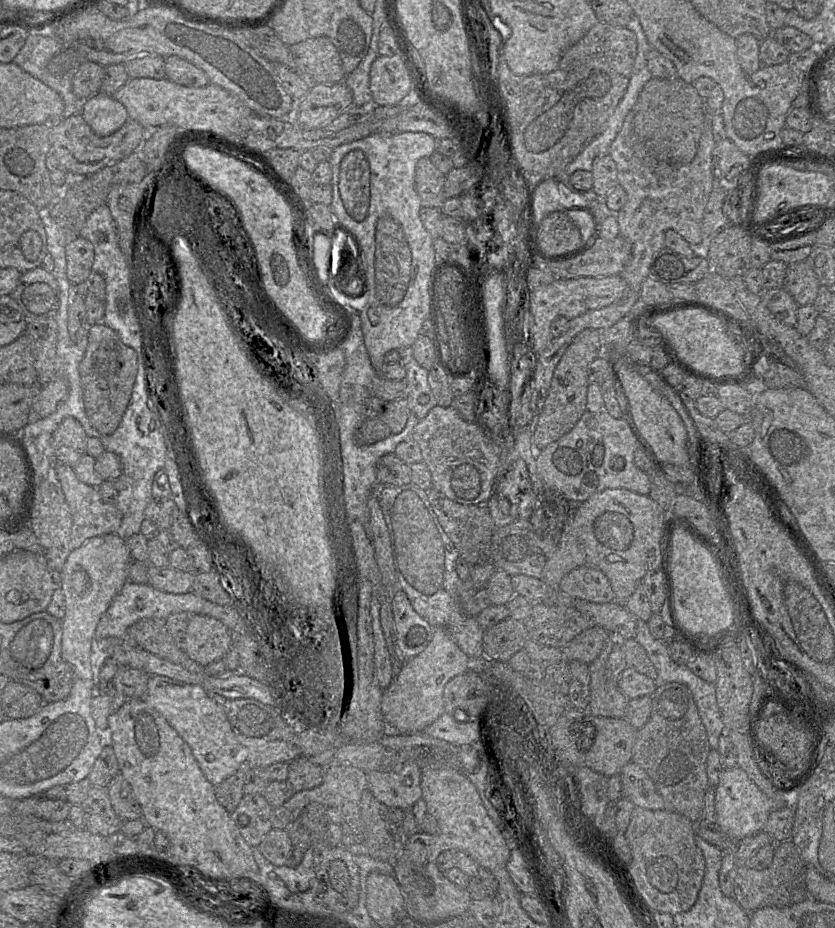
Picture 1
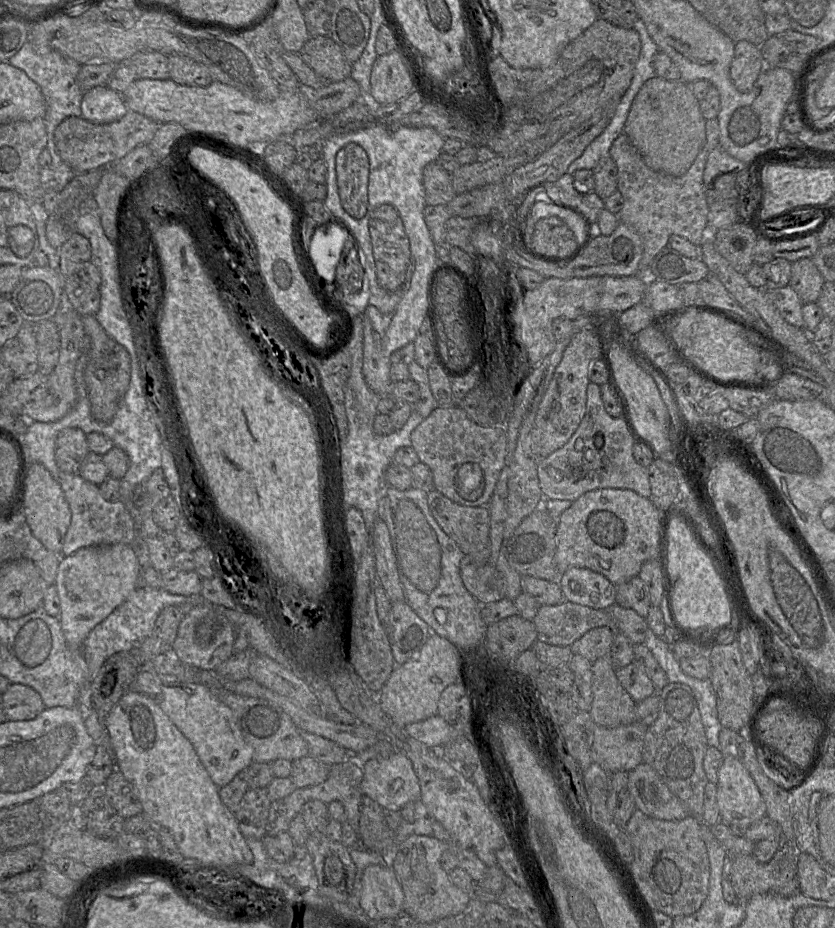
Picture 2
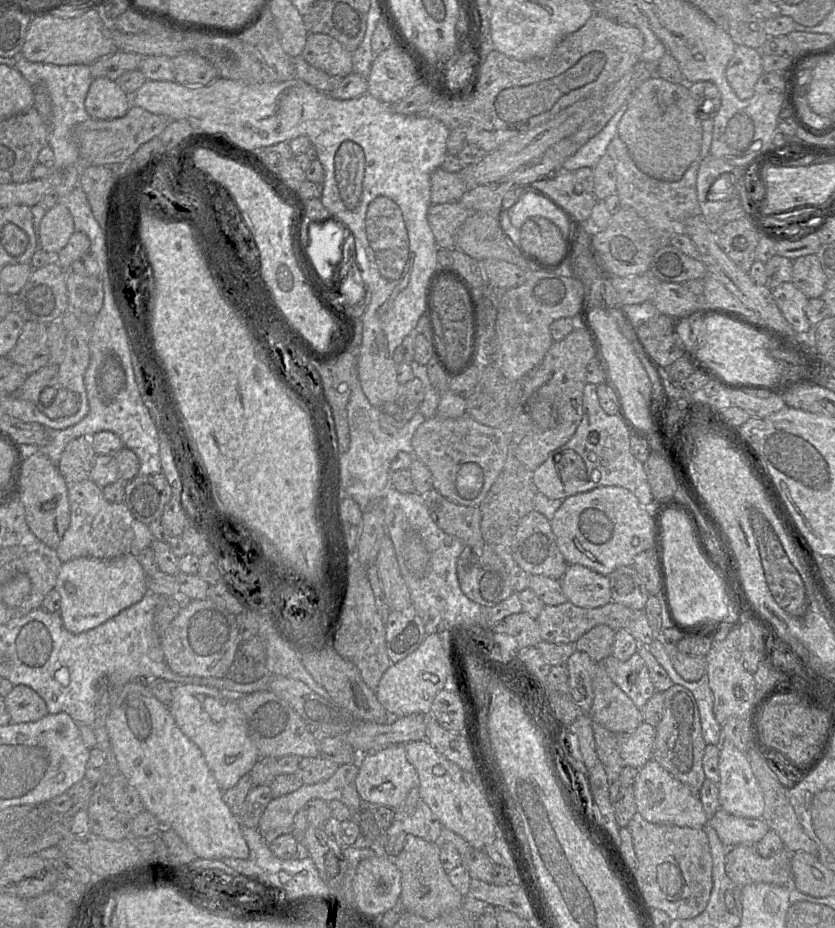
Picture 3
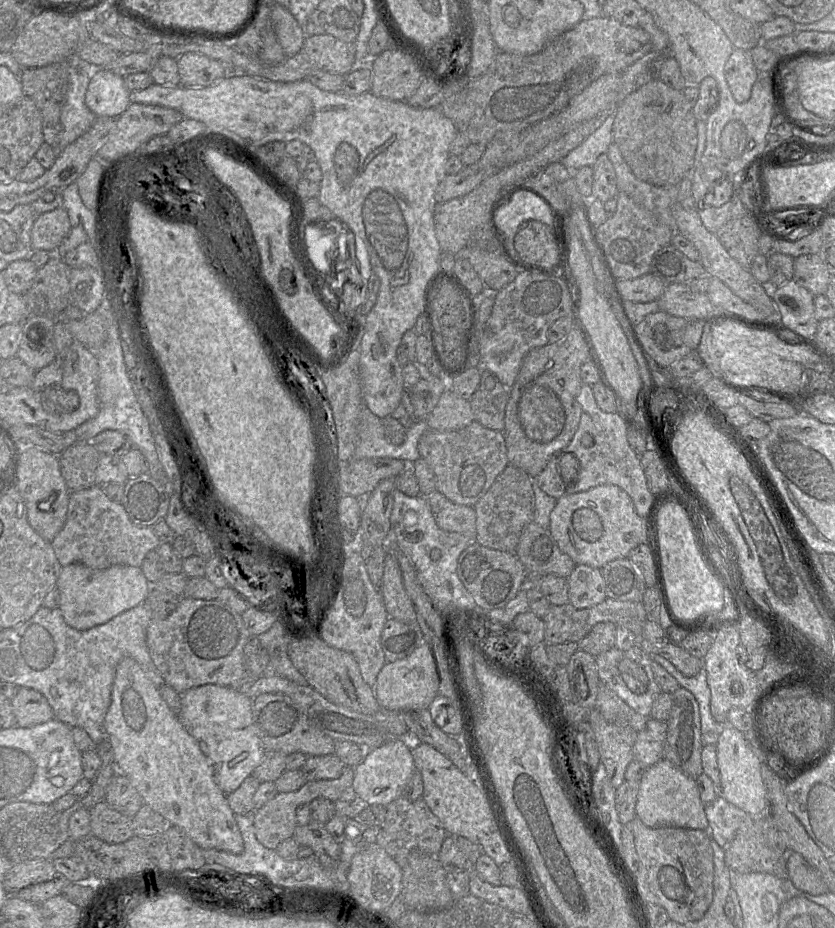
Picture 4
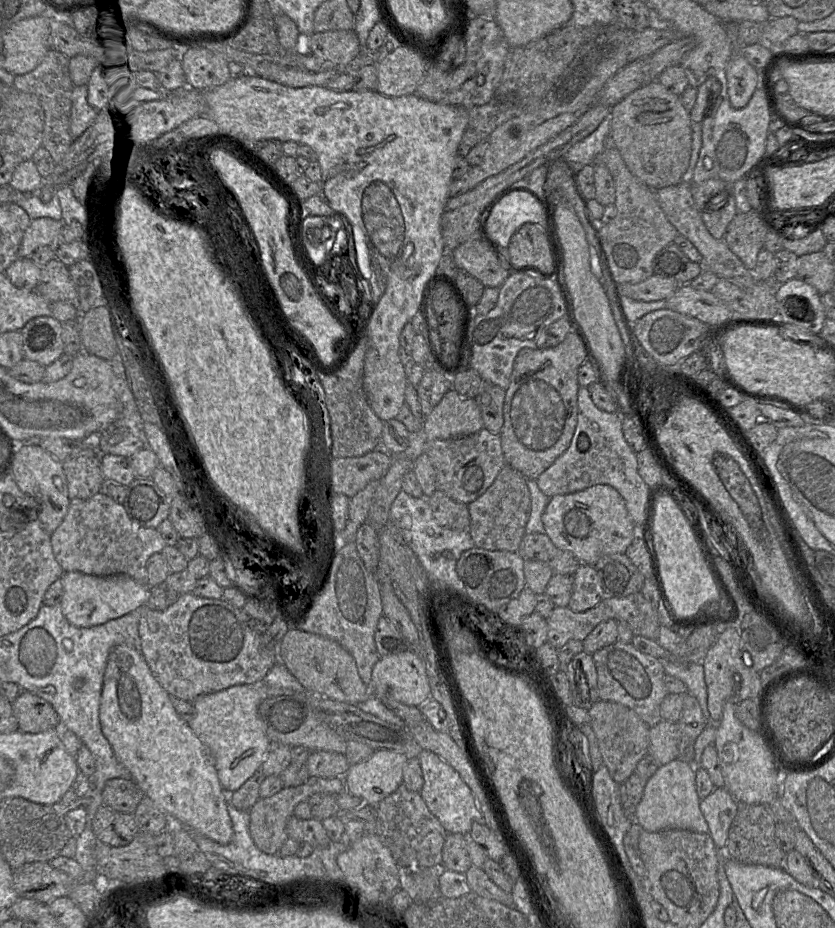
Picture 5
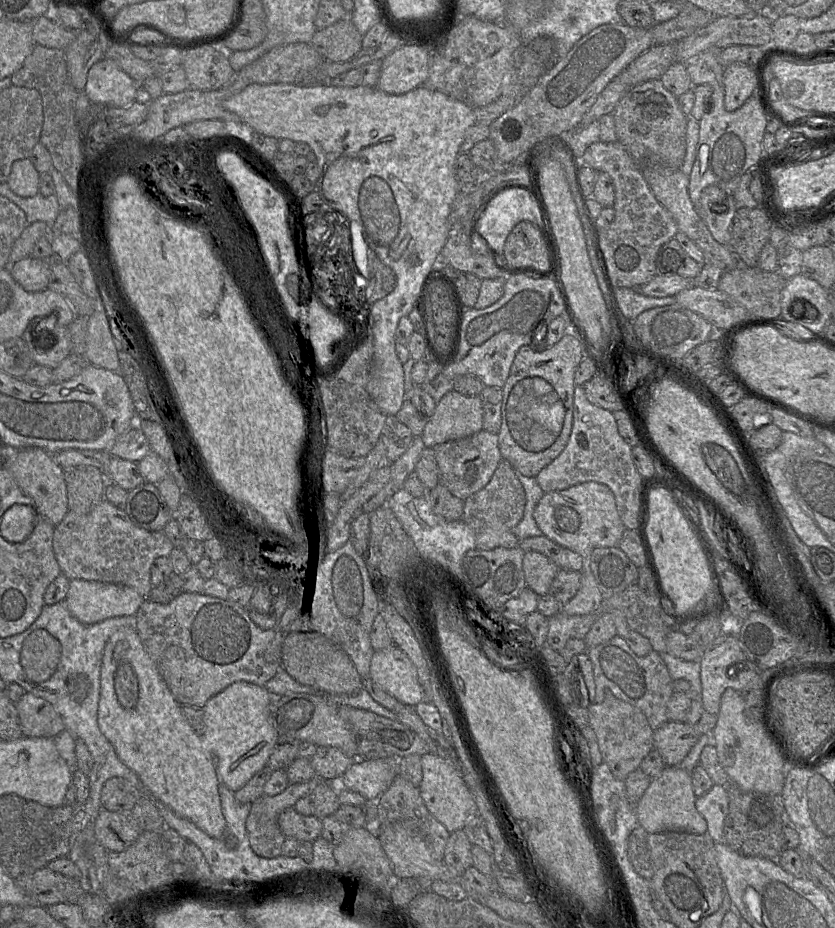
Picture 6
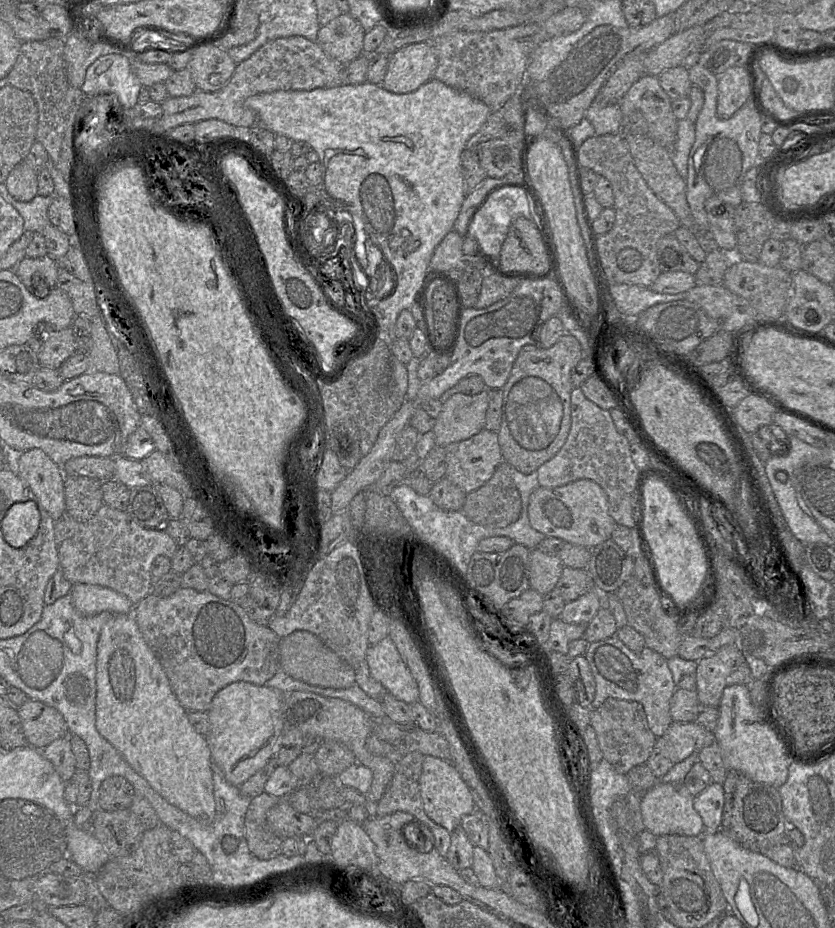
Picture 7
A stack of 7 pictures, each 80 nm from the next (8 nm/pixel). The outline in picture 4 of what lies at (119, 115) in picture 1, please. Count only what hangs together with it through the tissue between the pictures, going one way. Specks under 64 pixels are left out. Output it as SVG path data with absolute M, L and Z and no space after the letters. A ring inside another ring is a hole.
M96 68L91 73L85 103L97 118L117 118L130 105L131 92L122 76Z

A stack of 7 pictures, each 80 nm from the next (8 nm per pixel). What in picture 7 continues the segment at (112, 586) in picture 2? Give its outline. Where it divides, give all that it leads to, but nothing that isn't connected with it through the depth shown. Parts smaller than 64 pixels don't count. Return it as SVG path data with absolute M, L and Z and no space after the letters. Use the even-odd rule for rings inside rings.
M73 584L70 595L76 610L85 616L96 615L103 611L132 614L135 606L125 595L95 584Z

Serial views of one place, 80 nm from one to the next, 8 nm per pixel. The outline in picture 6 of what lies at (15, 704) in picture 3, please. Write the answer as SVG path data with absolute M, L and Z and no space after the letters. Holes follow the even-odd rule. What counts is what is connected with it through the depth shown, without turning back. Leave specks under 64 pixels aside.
M26 692L15 706L23 736L54 738L66 729L60 714L43 698Z

